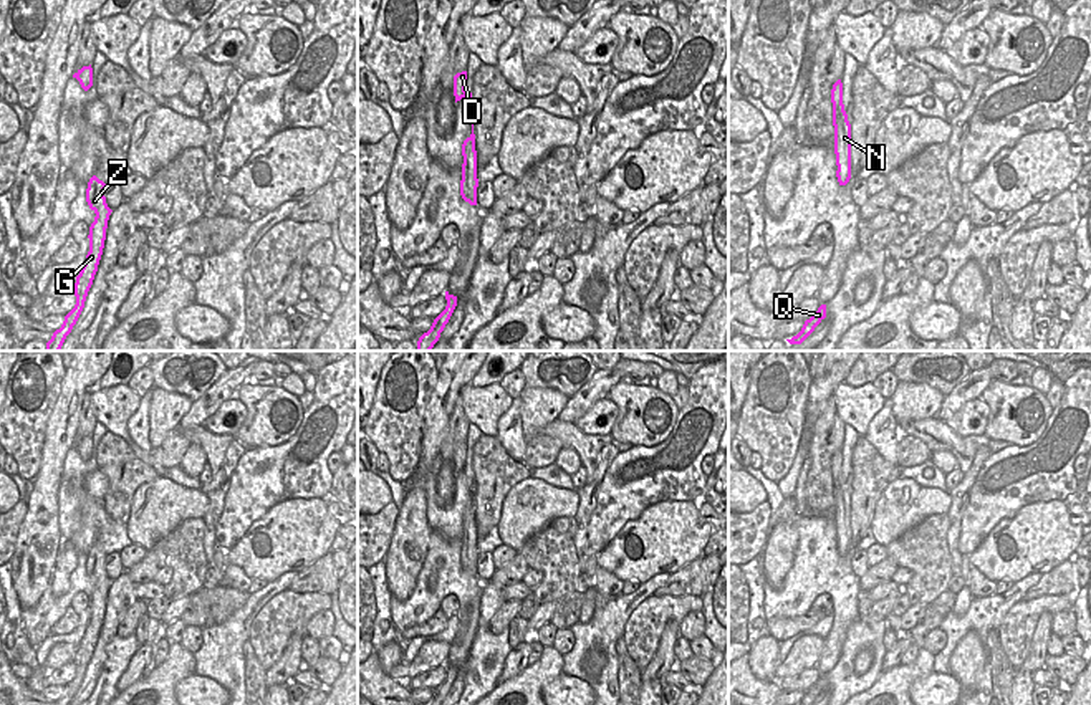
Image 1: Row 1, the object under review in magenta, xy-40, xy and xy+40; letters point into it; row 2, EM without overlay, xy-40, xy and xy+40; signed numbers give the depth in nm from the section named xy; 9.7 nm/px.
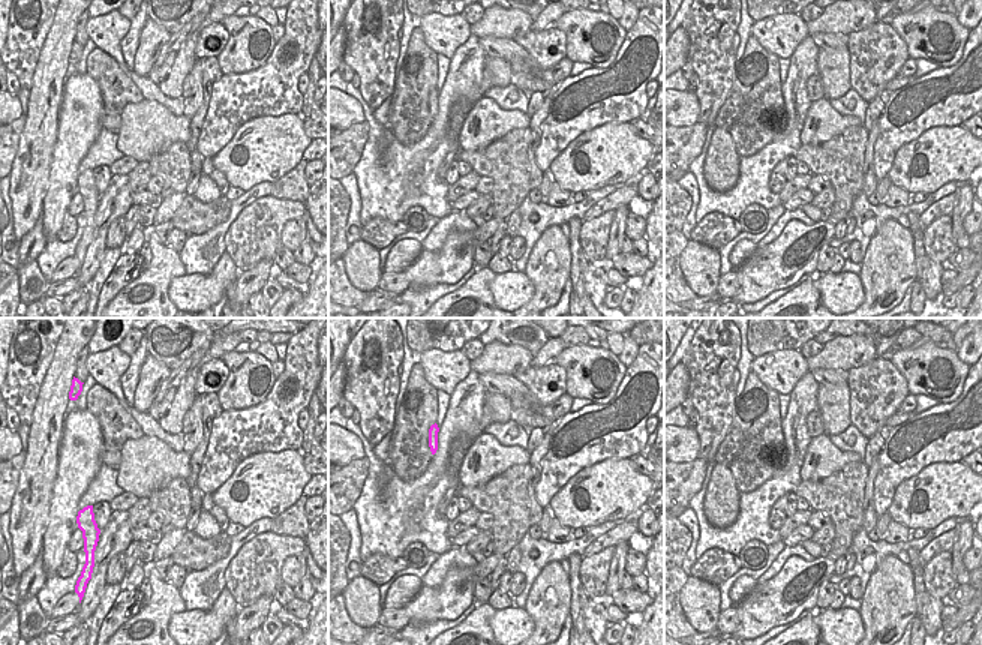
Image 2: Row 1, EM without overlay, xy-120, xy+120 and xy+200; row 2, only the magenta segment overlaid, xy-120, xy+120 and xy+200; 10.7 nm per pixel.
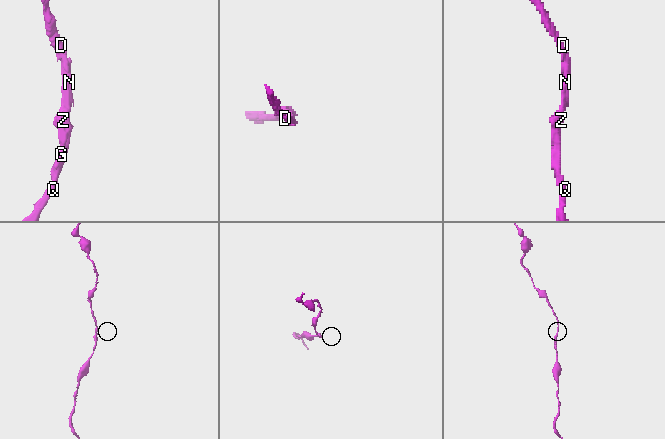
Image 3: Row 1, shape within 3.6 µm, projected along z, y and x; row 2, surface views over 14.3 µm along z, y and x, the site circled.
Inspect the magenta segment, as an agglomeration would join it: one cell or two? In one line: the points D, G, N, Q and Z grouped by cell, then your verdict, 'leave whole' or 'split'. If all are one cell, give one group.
groups D G N Q Z; leave whole

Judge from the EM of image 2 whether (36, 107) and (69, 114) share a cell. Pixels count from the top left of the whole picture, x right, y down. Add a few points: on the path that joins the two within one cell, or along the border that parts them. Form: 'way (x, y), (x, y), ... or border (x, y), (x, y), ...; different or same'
border (65, 83), (57, 140), (53, 146); different

